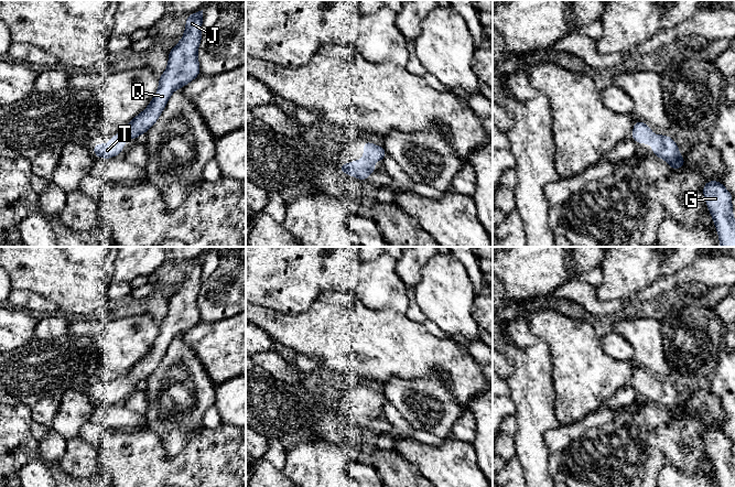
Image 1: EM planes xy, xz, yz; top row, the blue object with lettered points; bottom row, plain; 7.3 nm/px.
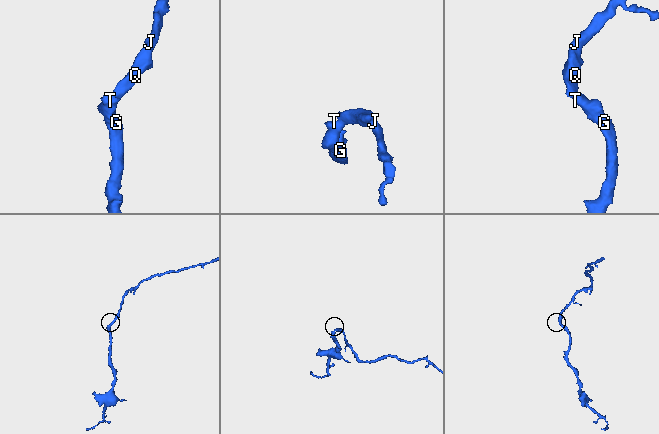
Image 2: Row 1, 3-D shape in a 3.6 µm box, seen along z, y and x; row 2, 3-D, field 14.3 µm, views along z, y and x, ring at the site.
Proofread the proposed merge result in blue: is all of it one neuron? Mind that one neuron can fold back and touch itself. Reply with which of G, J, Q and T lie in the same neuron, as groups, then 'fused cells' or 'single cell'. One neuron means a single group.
G J Q T; single cell

